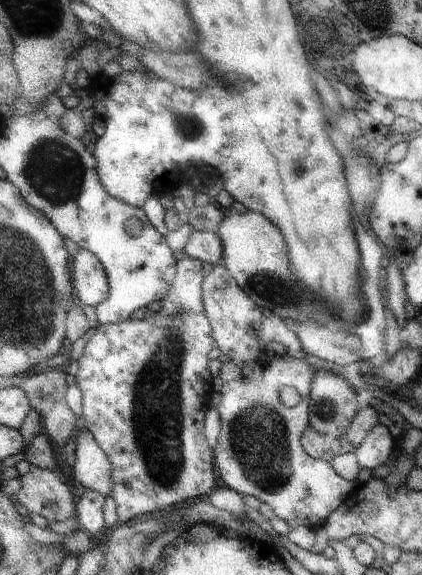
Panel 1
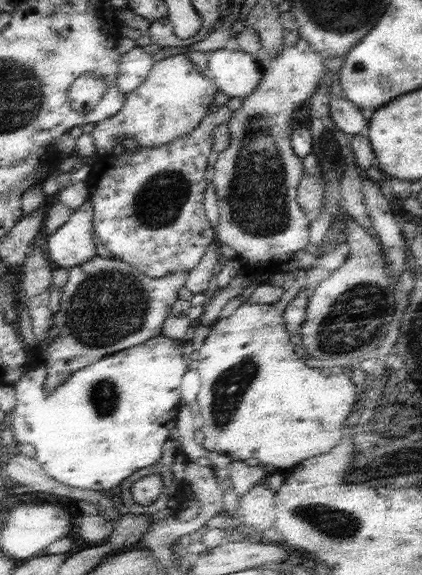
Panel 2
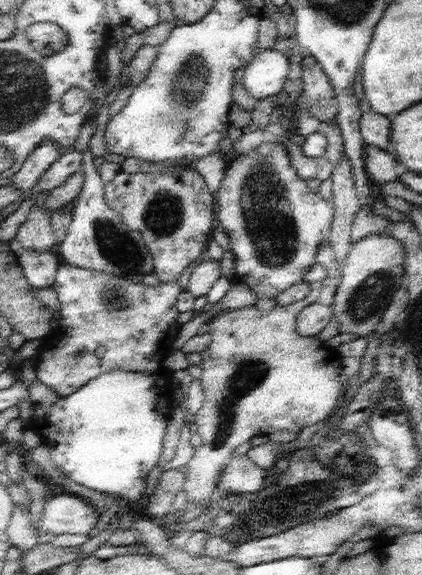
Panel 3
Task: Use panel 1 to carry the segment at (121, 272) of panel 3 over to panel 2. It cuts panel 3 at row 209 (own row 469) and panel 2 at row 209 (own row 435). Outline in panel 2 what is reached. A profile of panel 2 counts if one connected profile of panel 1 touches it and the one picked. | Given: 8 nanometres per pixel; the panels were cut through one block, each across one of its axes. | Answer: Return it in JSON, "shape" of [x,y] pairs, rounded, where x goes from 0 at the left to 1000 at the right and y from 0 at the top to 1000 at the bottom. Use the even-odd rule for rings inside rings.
{"shape":[[[206,348],[173,376],[109,417],[111,442],[140,464],[166,468],[230,449],[220,417],[227,384],[220,348]]]}

